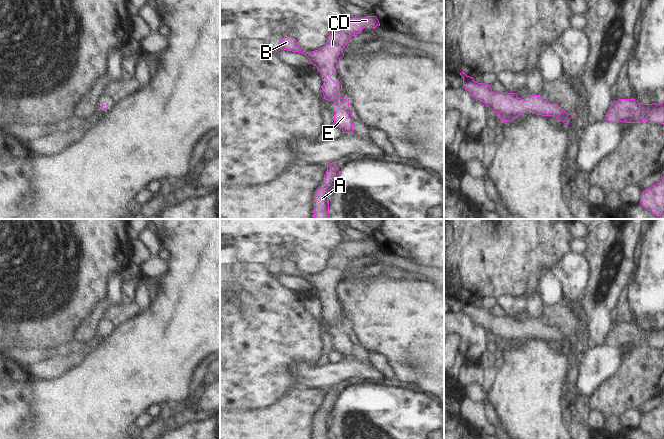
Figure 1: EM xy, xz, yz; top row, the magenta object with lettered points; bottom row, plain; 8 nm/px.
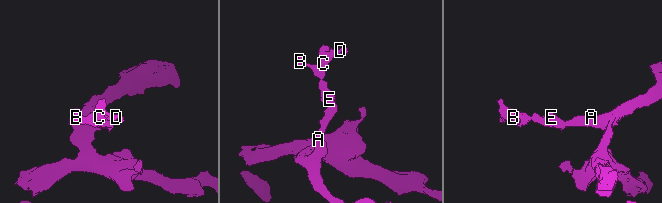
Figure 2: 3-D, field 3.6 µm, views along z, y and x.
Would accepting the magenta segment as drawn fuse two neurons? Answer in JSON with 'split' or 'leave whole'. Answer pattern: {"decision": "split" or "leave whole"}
{"decision": "leave whole"}

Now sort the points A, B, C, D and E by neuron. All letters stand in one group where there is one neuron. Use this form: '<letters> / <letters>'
A B C D E

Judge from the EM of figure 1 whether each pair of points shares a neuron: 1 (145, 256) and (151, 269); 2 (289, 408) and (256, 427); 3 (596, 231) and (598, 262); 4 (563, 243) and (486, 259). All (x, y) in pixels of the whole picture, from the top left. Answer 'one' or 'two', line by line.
1: two
2: one
3: one
4: one

